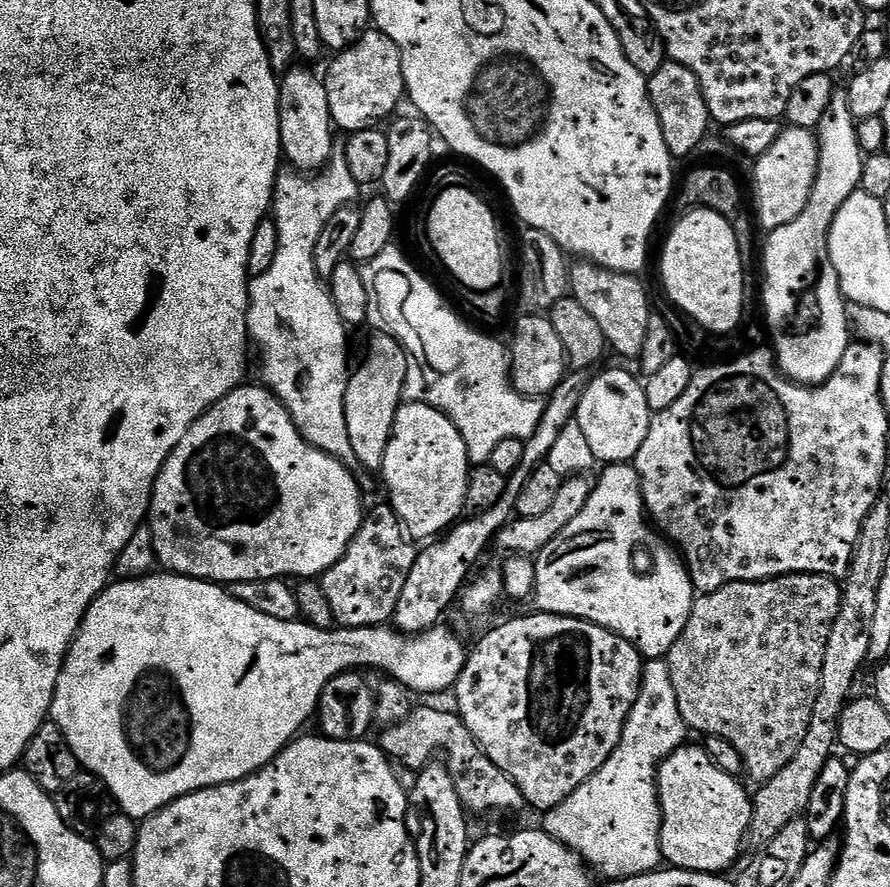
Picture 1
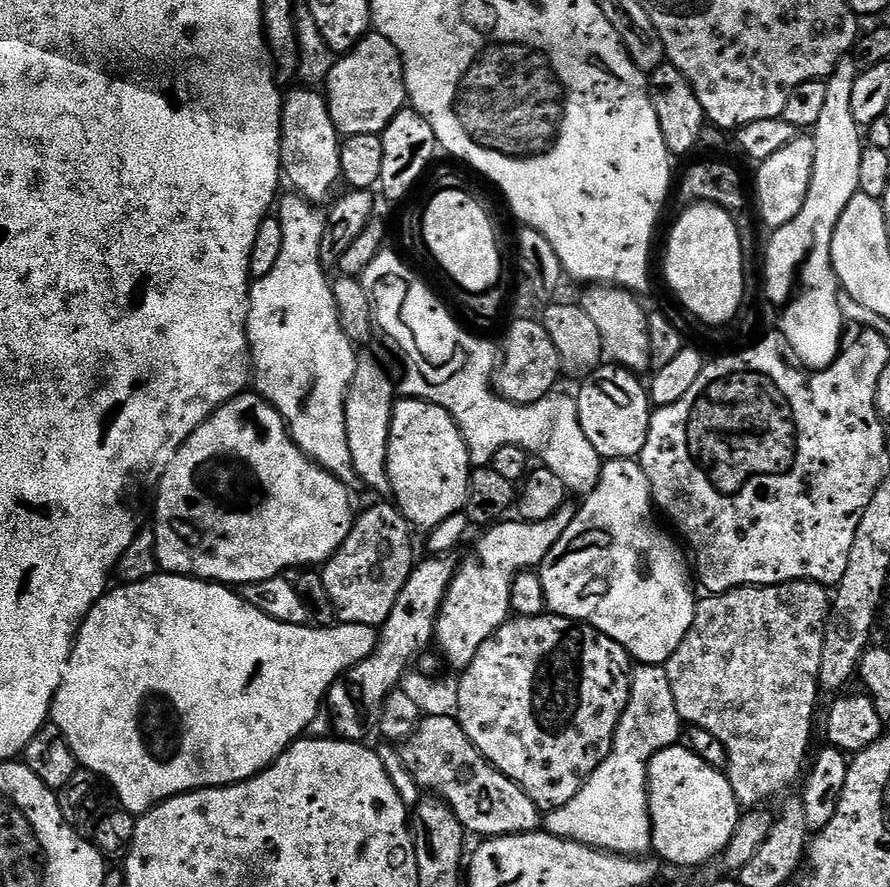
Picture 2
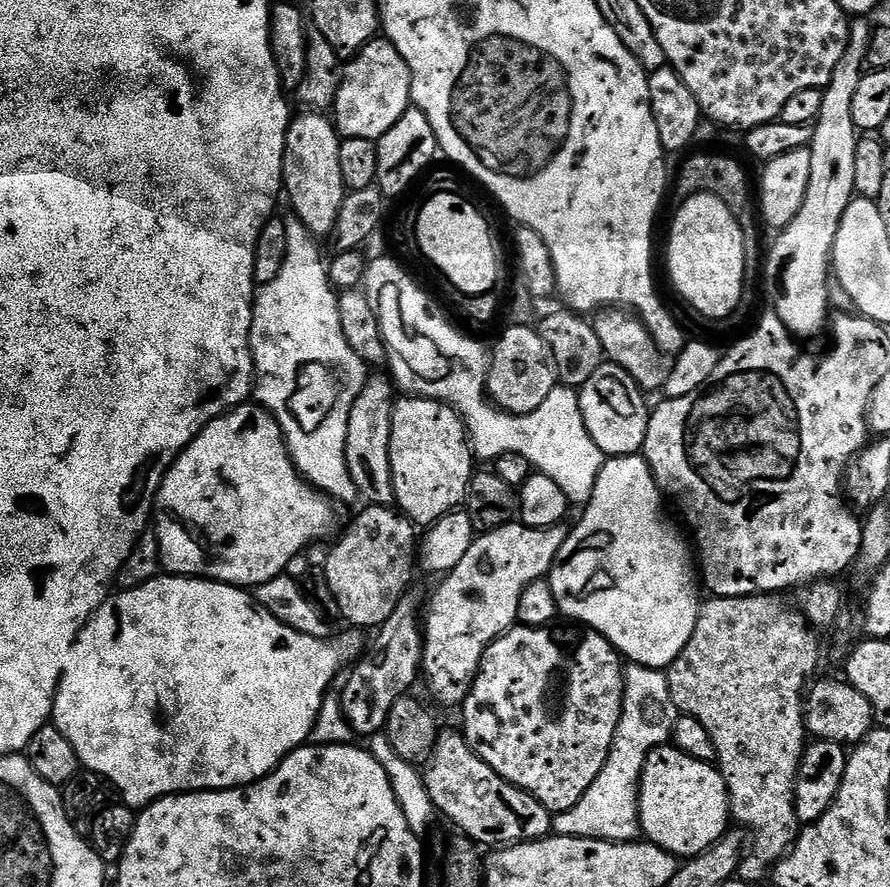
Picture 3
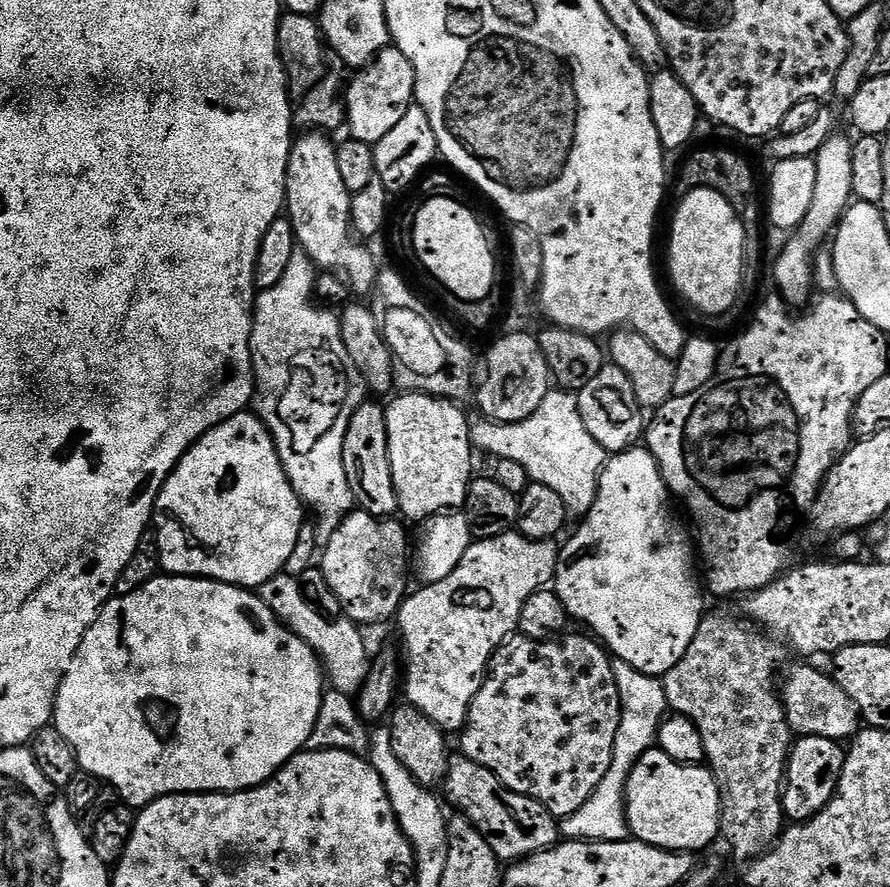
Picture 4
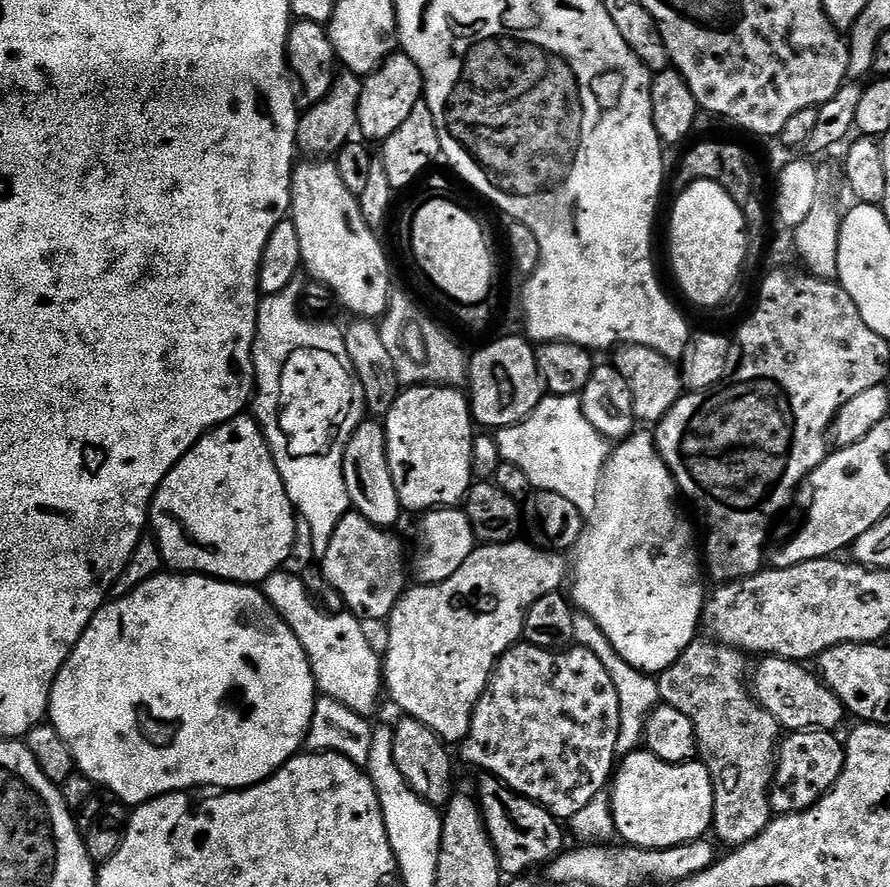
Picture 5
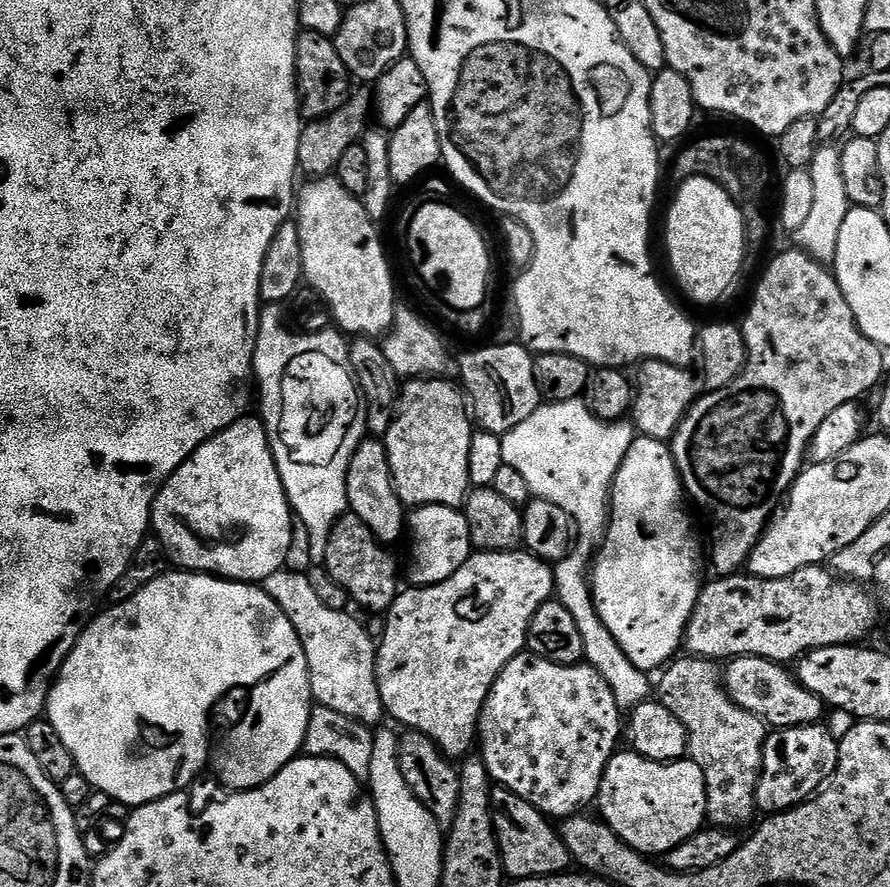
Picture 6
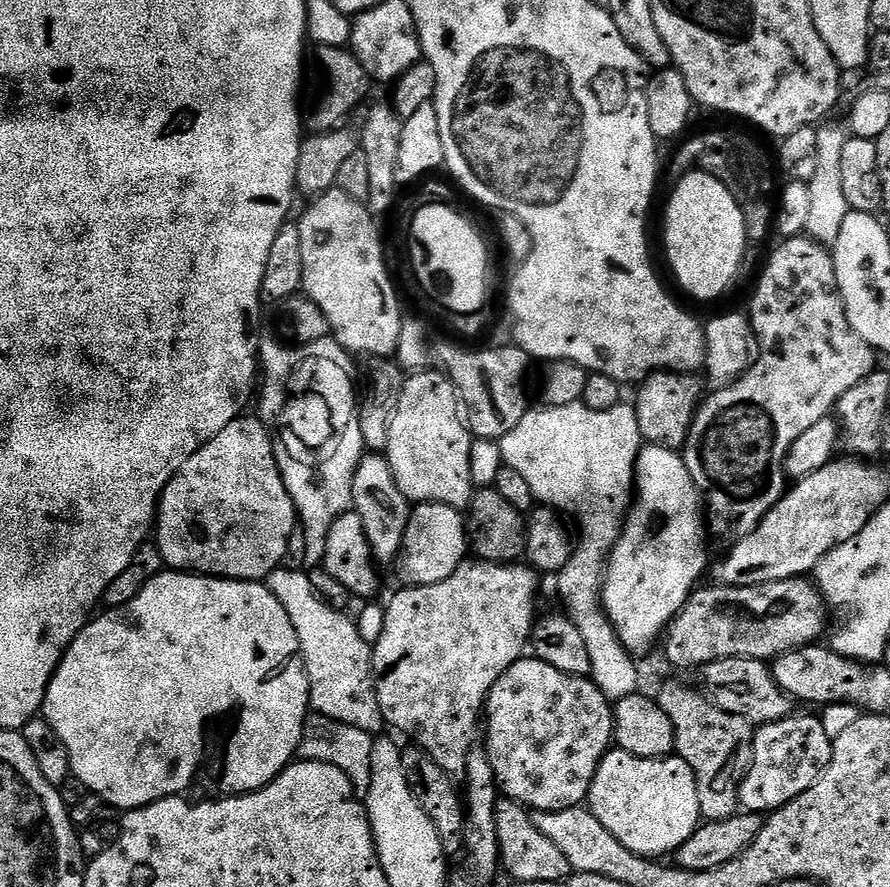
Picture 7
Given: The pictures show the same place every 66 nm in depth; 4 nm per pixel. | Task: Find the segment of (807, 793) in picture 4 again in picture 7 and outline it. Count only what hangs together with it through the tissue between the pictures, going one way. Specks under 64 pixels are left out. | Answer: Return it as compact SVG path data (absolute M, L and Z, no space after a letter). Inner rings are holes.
M793 714L759 725L752 733L752 757L748 760L748 769L738 780L739 807L746 812L771 814L794 802L794 798L806 794L806 790L822 778L826 766L830 766L832 742L833 737L826 734L824 721L819 715Z

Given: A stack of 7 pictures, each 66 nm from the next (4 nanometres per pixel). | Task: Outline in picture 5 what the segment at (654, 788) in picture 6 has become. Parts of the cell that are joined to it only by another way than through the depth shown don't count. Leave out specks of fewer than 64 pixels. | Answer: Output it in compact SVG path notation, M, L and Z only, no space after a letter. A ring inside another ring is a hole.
M647 750L631 752L619 761L610 784L610 803L616 836L633 848L669 848L709 835L714 810L714 781L702 762L667 764Z

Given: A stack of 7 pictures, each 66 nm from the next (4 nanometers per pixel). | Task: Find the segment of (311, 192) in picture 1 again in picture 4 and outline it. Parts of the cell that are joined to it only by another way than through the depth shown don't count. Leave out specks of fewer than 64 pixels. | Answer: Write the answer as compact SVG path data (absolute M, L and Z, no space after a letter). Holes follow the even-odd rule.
M297 250L294 256L290 258L290 266L287 267L286 274L282 274L282 282L278 282L278 286L270 286L269 288L263 289L263 291L255 297L254 315L252 318L252 371L256 374L256 395L254 397L255 415L263 420L268 428L269 434L274 438L276 449L280 455L280 461L286 470L288 480L292 484L293 490L295 490L296 495L300 497L305 505L310 506L311 515L313 512L313 514L317 516L316 532L321 536L321 541L327 542L334 534L334 530L338 530L341 520L345 520L357 507L354 494L350 490L350 482L346 482L346 466L342 462L342 446L344 445L350 418L354 414L356 407L365 399L366 389L364 379L354 375L354 369L350 362L350 354L346 354L346 342L342 342L339 315L327 307L318 306L317 301L314 299L317 275L318 269L316 265L312 263L312 259L302 250Z

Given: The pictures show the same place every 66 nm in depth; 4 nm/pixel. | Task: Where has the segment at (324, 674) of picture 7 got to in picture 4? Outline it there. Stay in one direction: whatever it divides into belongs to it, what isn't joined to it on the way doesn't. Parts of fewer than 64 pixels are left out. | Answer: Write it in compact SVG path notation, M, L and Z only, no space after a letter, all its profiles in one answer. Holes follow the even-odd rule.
M281 574L266 581L258 590L260 601L276 615L285 628L314 649L320 658L327 683L335 691L355 693L370 663L370 651L364 645L364 636L360 633L363 631L350 619L331 620L318 614L318 610L314 610L314 606L310 606L310 602L306 602L306 598L300 593L299 579L295 575L288 575Z

